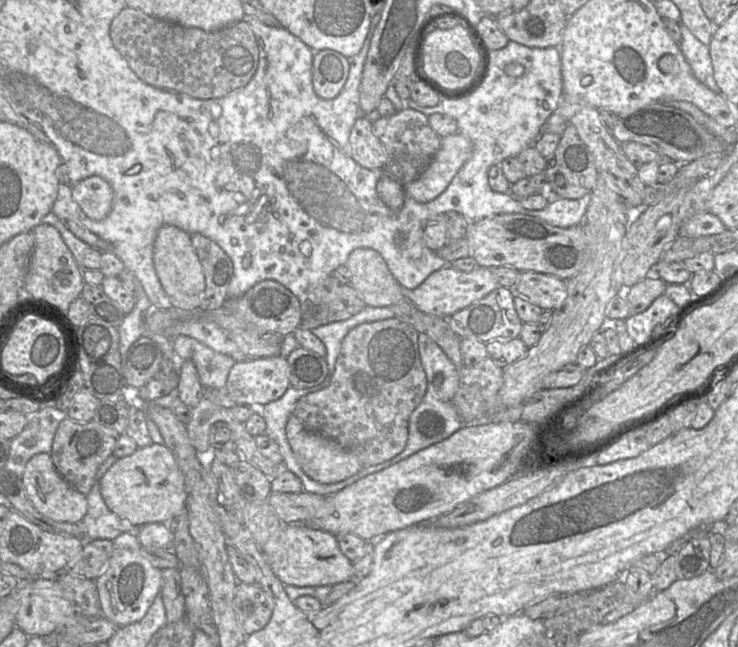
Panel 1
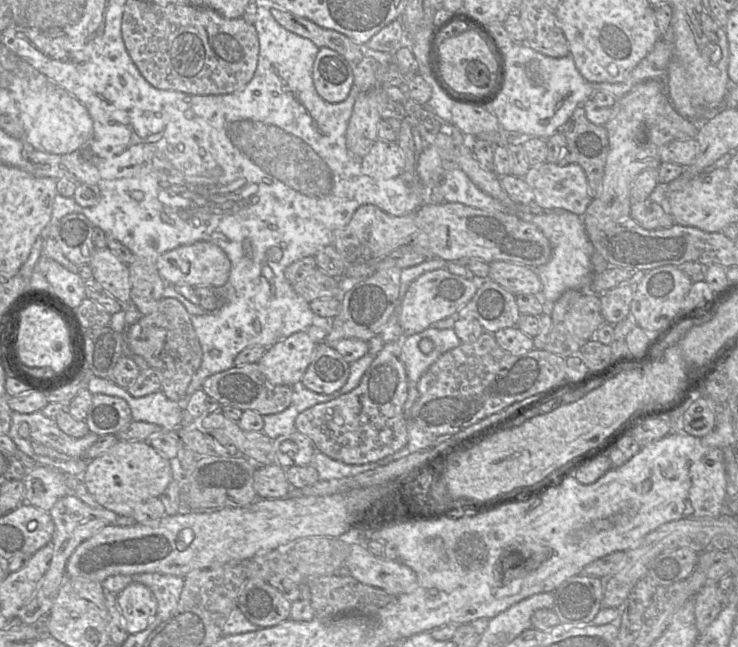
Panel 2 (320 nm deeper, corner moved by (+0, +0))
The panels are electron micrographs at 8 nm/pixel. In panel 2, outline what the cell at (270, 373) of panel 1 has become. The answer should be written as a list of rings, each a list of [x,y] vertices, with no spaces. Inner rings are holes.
[[[306,331],[293,333],[266,349],[258,361],[260,370],[274,385],[301,385],[316,344]]]

